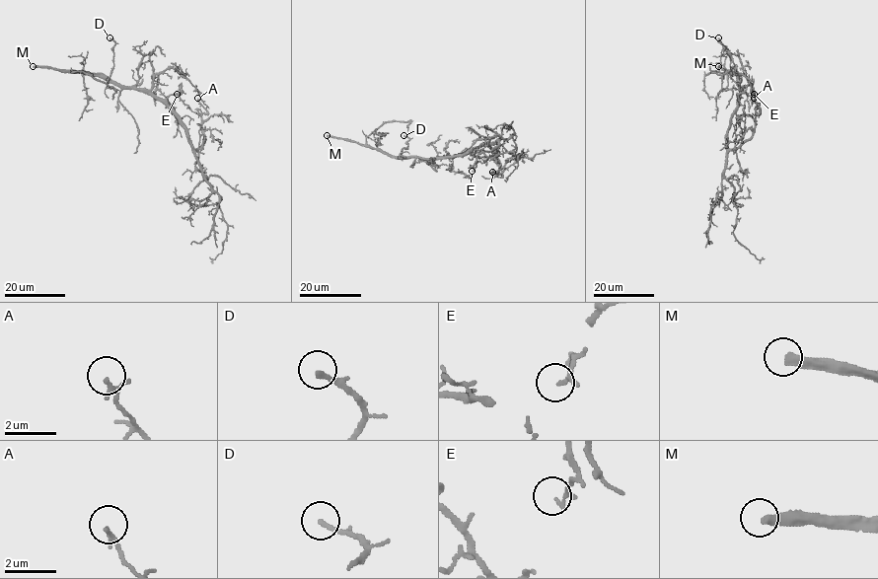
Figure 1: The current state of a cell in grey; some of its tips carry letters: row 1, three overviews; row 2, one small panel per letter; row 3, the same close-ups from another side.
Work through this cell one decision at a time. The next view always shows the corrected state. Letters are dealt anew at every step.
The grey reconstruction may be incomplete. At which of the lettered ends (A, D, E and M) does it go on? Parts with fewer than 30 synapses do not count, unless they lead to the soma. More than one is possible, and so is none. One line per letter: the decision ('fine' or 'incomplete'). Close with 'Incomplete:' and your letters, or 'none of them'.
A: fine
D: fine
E: fine
M: incomplete
Incomplete: M

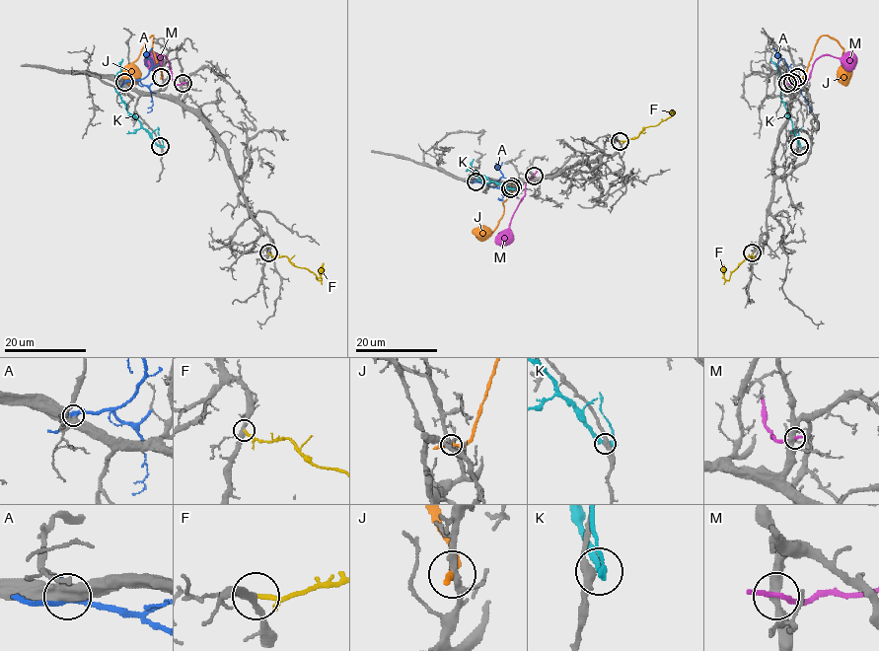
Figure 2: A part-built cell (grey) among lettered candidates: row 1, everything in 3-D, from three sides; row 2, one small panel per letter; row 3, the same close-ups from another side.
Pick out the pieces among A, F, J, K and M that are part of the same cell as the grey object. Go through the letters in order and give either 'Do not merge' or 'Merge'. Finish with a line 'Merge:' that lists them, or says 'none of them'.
A: Do not merge
F: Do not merge
J: Do not merge
K: Do not merge
M: Do not merge
Merge: none of them

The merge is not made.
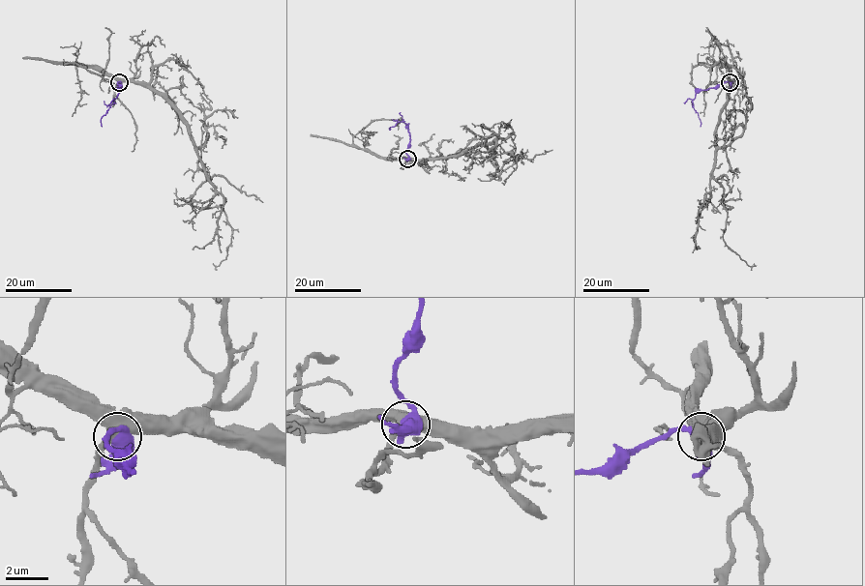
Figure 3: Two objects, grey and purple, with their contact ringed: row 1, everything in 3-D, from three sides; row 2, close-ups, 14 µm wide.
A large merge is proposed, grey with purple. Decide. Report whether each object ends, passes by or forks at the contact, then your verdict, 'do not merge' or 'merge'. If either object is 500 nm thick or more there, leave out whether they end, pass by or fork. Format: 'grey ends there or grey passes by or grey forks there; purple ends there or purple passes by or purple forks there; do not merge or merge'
do not merge

